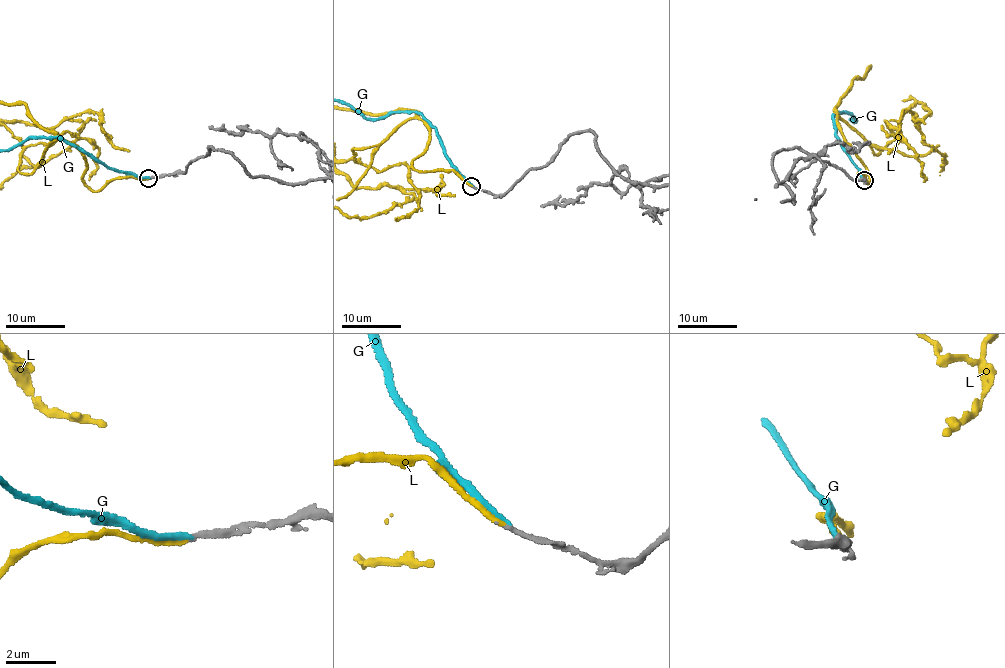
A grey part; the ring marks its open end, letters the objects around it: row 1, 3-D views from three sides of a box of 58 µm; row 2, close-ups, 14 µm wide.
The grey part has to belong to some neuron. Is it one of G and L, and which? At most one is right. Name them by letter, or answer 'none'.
L

